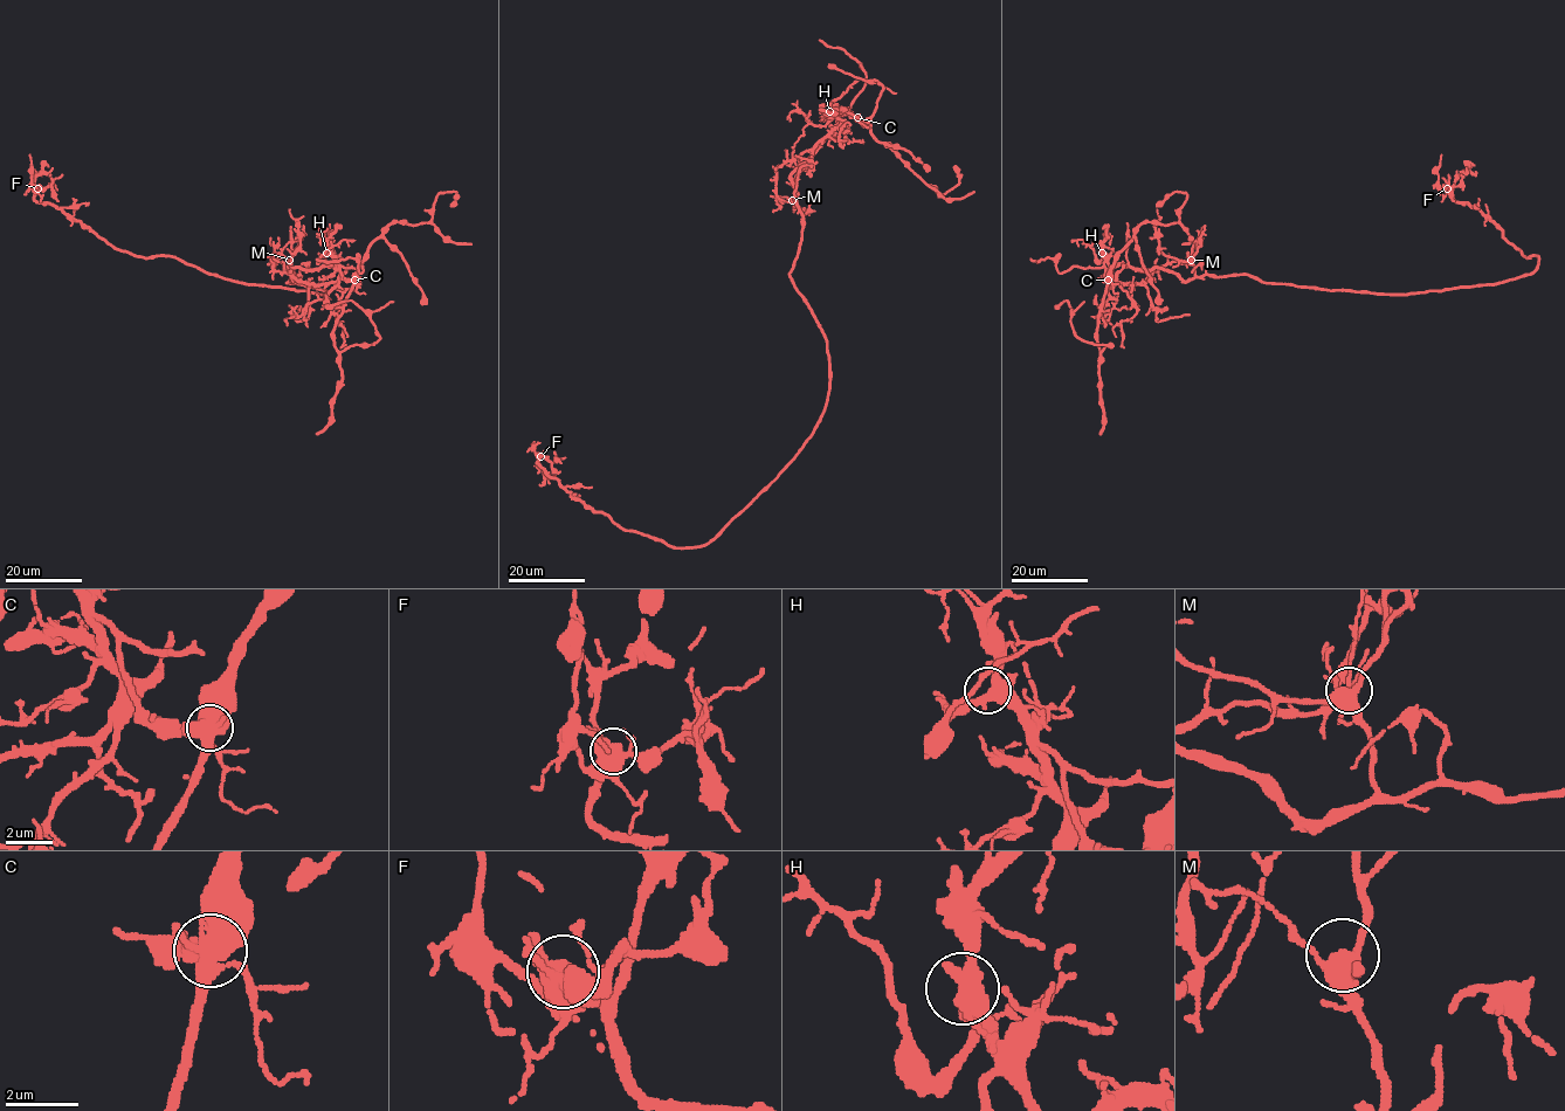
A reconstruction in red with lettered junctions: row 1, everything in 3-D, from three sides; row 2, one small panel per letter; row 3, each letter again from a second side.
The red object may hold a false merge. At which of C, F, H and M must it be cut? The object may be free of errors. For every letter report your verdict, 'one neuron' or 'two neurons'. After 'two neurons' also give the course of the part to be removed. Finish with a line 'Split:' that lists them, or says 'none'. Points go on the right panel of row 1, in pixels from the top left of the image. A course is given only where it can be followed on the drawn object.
C: two neurons; foreign part runs (1108, 281), (1096, 331), (1102, 352), (1109, 345), (1091, 344), (1075, 335), (1066, 301), (1056, 306)
F: one neuron
H: one neuron
M: one neuron
Split: C

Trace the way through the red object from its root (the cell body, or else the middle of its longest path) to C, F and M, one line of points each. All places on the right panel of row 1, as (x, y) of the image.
C: (1331, 290), (1267, 283), (1247, 275), (1204, 275), (1183, 281), (1159, 268), (1135, 270), (1105, 261), (1108, 281)
F: (1331, 290), (1443, 290), (1508, 281), (1537, 267), (1536, 255), (1524, 256), (1493, 221), (1459, 204), (1447, 188)
M: (1331, 290), (1267, 283), (1247, 275), (1197, 276), (1191, 260)

